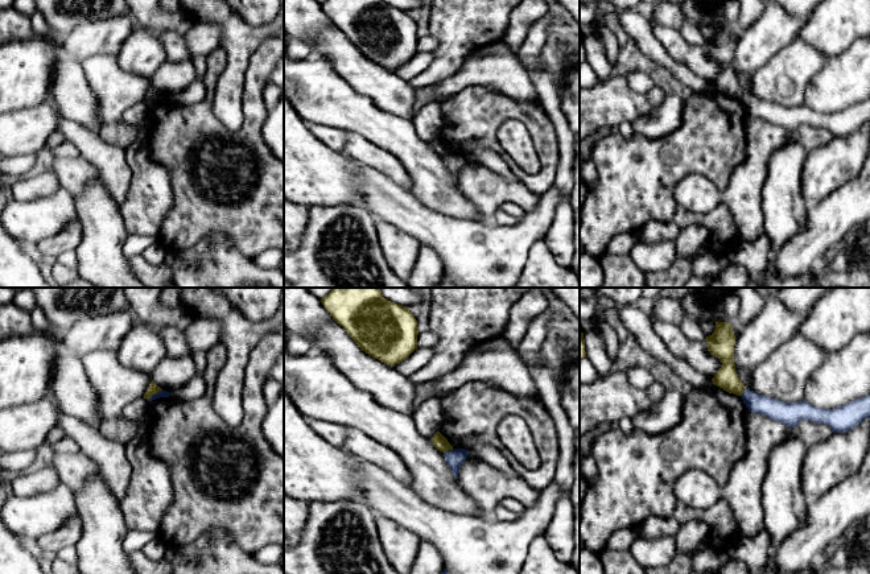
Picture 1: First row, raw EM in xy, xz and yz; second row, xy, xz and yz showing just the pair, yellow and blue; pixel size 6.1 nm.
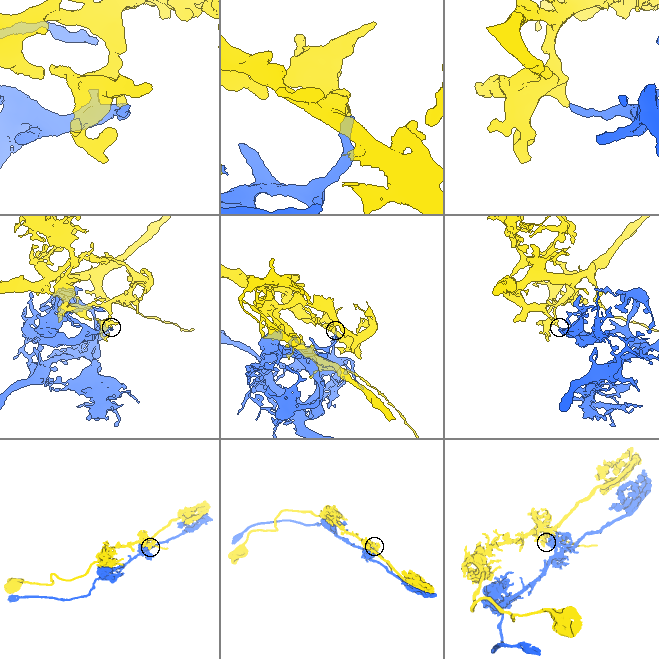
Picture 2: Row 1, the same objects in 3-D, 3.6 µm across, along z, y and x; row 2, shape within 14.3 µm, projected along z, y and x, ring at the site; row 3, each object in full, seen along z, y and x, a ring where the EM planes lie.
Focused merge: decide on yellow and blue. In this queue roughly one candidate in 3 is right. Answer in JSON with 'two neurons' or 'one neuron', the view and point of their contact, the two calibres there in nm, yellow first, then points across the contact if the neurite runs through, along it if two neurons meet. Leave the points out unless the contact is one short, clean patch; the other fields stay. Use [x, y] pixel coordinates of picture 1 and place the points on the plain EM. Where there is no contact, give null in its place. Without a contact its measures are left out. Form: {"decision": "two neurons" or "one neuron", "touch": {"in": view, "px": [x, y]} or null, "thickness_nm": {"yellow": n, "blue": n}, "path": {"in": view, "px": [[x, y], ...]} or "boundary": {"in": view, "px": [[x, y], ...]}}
{"decision": "two neurons", "touch": {"in": "xy", "px": [155, 96]}, "thickness_nm": {"yellow": 60, "blue": 50}, "boundary": {"in": "xy", "px": [[163, 94], [147, 103]]}}

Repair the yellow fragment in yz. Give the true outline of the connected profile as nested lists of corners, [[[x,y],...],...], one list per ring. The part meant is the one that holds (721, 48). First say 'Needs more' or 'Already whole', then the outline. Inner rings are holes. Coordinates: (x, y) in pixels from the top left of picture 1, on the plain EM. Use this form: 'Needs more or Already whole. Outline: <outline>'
Already whole. Outline: [[[716,26],[716,34],[706,41],[708,55],[718,62],[722,67],[712,83],[713,88],[729,98],[742,100],[746,91],[739,84],[734,69],[735,40],[731,29],[726,26]]]

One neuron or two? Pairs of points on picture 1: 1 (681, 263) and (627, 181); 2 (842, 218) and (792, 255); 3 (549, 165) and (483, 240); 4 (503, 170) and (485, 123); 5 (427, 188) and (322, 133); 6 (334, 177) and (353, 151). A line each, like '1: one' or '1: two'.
1: two
2: one
3: two
4: two
5: two
6: two

